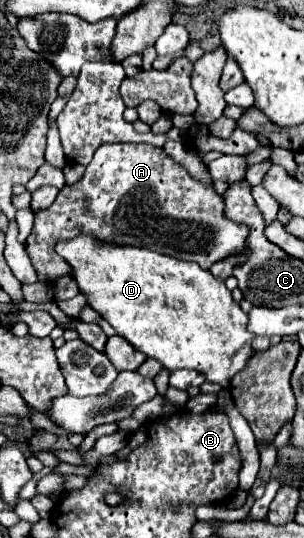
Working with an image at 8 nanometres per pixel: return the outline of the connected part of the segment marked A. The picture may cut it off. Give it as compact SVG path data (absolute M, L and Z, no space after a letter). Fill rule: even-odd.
M110 143L100 145L94 153L94 159L86 167L86 173L74 185L64 185L56 201L34 215L34 229L26 239L26 253L40 277L42 283L56 283L70 273L70 265L58 257L54 245L58 241L68 241L78 235L92 235L100 243L118 245L118 247L148 247L162 255L170 255L182 261L194 261L202 269L210 269L216 261L222 261L244 249L248 227L236 225L224 217L224 201L214 191L200 181L192 179L184 167L180 167L164 149L146 145L146 143Z

